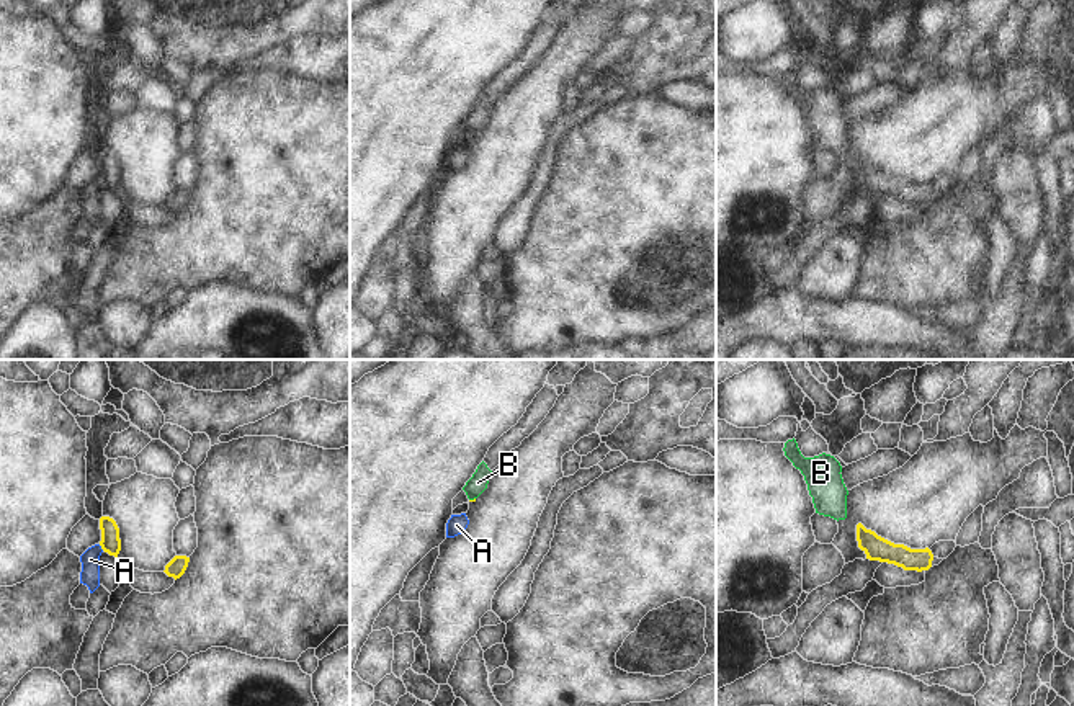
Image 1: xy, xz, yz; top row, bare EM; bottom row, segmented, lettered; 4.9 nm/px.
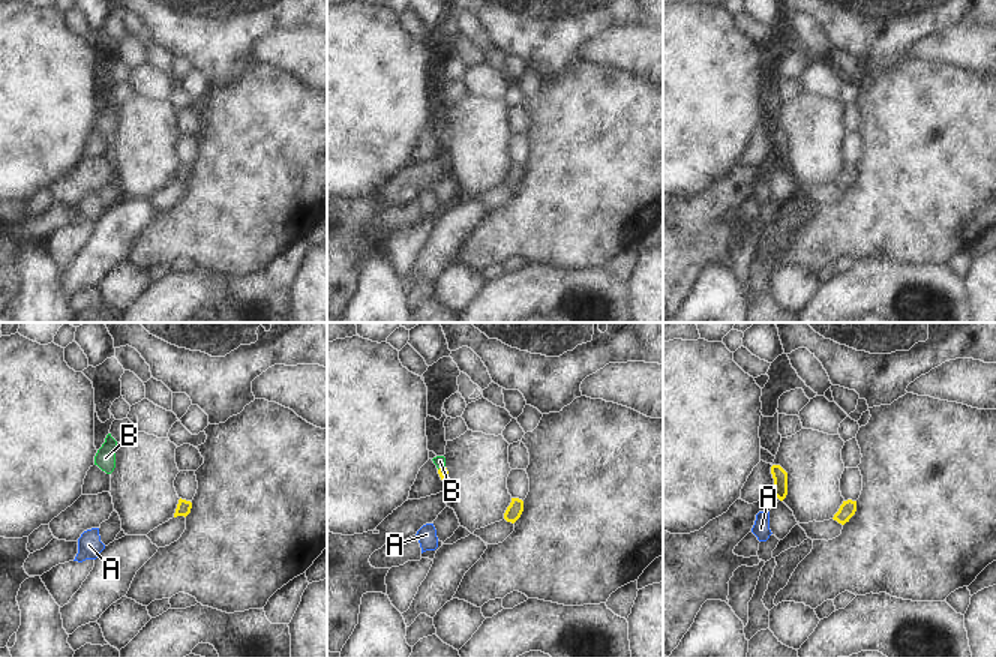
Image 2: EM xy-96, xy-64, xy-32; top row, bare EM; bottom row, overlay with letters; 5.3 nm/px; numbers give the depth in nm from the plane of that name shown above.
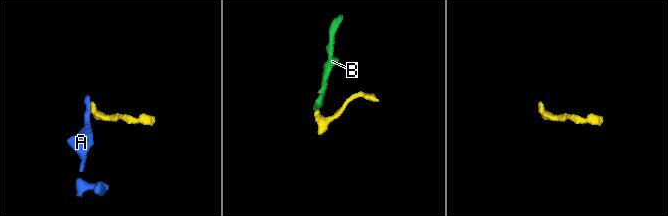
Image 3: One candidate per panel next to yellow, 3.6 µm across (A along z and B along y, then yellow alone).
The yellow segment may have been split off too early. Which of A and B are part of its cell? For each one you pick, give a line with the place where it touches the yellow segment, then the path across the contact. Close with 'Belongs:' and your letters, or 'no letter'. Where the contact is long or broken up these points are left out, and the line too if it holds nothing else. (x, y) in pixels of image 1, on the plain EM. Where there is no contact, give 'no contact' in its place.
B: xz (471, 134) | across xz (474, 133), (471, 134), (478, 116)
Belongs: B

